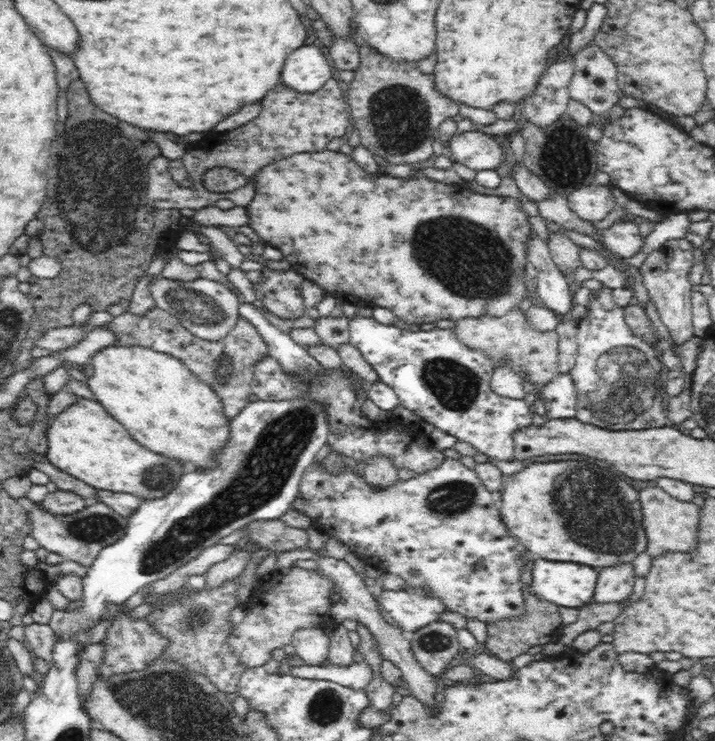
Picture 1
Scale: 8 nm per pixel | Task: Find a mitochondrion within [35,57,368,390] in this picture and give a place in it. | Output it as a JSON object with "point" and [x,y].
{"point":[81,159]}

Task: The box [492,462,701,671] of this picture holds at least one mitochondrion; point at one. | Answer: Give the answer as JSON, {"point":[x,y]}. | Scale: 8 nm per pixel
{"point":[592,513]}

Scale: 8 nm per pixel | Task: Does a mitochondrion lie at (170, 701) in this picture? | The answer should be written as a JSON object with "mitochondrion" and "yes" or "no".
{"mitochondrion":"yes"}

